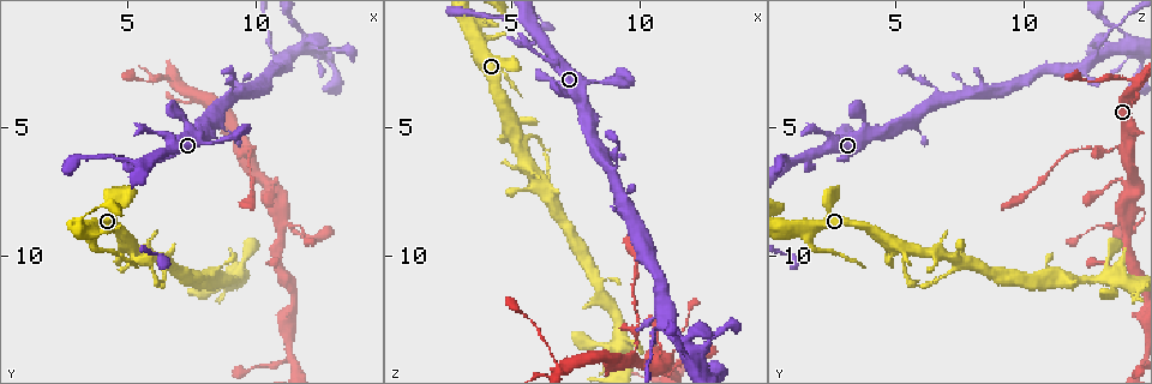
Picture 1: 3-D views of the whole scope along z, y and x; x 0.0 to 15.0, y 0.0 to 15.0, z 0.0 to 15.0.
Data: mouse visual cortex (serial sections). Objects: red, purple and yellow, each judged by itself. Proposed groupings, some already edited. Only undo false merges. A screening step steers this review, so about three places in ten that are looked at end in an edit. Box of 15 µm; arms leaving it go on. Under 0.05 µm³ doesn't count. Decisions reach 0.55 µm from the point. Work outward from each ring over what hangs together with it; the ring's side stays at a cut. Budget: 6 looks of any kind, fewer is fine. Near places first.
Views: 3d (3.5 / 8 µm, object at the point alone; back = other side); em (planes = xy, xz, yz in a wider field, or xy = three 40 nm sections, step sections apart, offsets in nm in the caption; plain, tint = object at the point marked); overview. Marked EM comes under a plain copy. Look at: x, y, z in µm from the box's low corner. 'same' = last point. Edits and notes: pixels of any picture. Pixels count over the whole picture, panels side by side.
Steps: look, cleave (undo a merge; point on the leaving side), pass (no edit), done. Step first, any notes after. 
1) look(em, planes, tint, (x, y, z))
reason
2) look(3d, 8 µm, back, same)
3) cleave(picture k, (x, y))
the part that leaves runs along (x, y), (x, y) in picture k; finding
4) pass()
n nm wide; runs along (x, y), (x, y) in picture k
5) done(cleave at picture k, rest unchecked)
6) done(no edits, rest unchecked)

look(3d, 3.5 µm, (9.5, 5.8, 14.0))
three-way junction

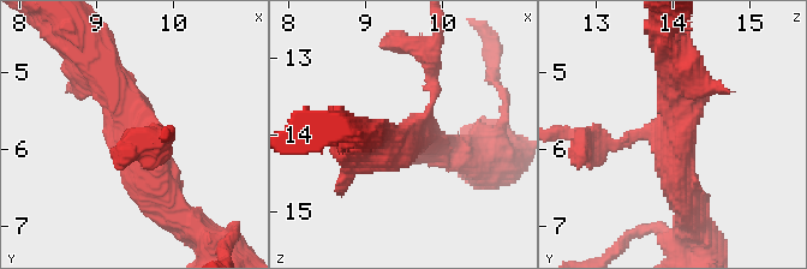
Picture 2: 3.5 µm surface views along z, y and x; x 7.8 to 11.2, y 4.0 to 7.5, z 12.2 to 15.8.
look(em, planes, tint, (9.50, 5.75, 14.10))
need the tissue

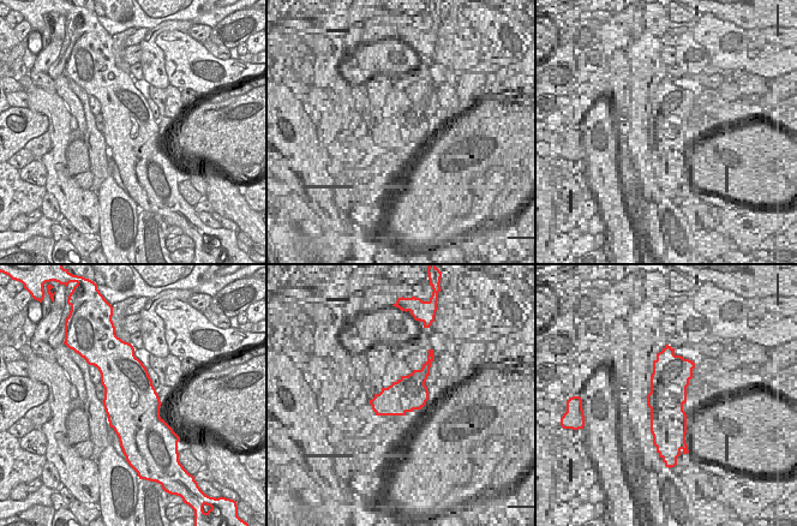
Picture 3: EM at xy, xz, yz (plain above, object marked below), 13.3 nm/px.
look(em, xy, step 3, tint, same)

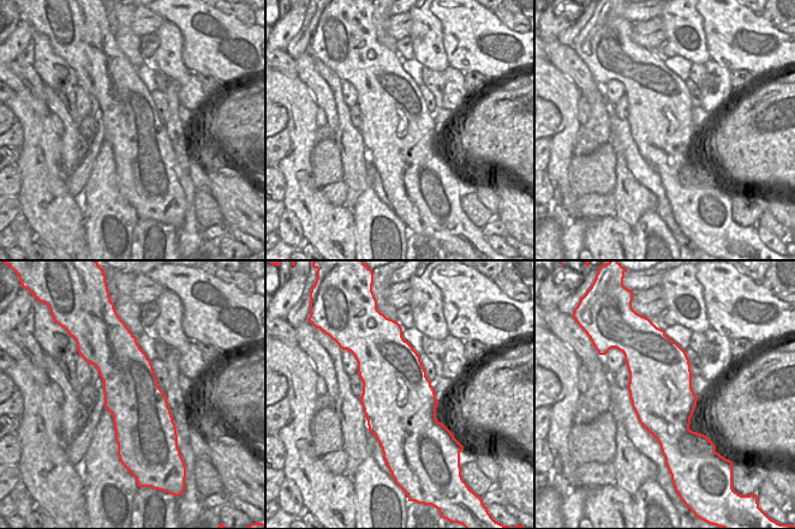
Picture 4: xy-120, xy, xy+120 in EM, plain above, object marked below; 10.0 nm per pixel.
pass()
3 arms; arms of 150, 400, 500 nm; runs along (96, 66), (125, 103), (166, 203) in picture 2; continuous, no second cell

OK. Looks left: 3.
look(3d, 8 µm, back, (10.8, 2.3, 12.8))
branch point

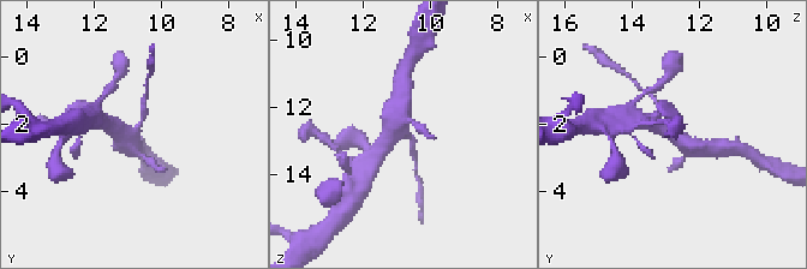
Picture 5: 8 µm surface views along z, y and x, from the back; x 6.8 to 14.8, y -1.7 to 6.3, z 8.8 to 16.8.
look(3d, 3.5 µm, (10.9, 2.3, 12.7))
closer look

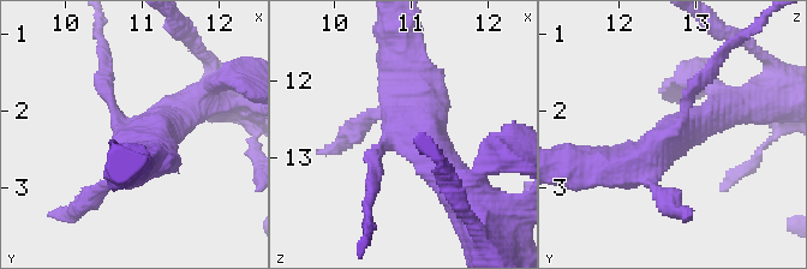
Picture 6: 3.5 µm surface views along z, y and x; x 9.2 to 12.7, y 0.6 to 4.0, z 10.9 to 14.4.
look(em, xy, step 2, tint, (10.85, 2.35, 12.75))
now the EM

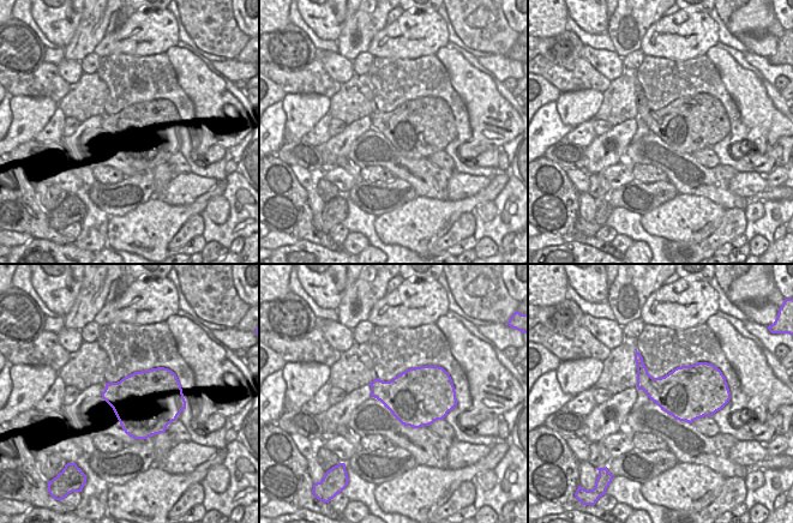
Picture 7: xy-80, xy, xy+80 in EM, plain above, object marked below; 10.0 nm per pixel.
cleave(picture 6, (106, 64))
the part that leaves runs along (109, 100), (99, 33) in picture 6; two cells meet here

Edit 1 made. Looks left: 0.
done(cleave at picture 6, rest unchecked)

